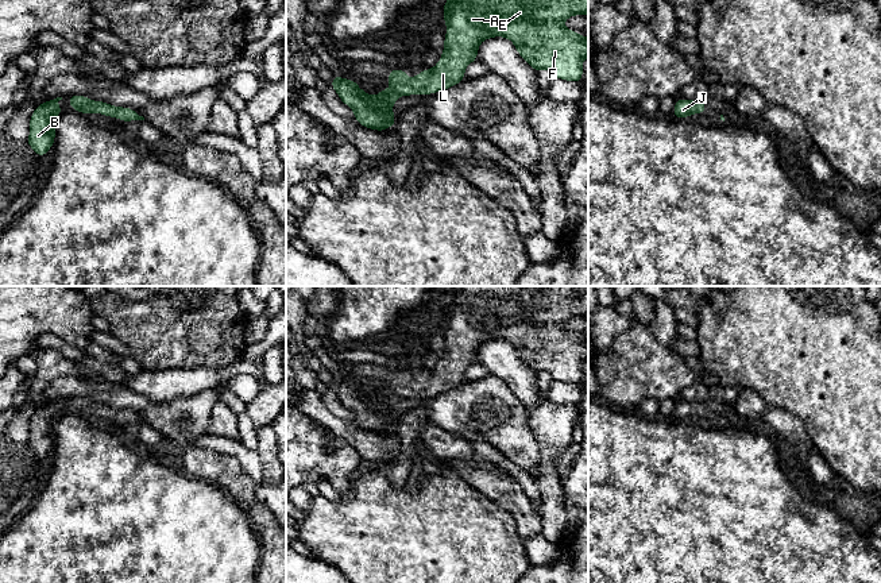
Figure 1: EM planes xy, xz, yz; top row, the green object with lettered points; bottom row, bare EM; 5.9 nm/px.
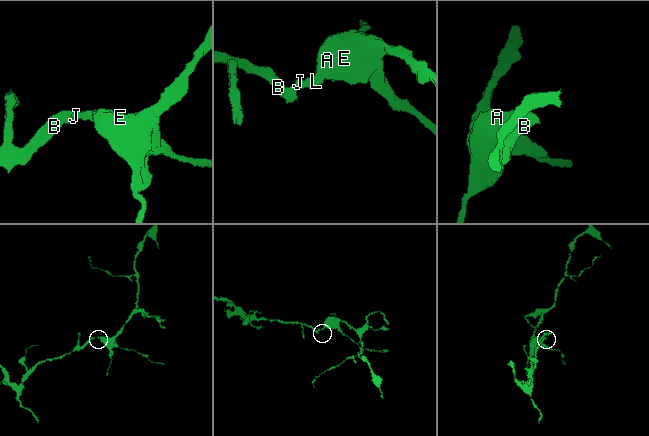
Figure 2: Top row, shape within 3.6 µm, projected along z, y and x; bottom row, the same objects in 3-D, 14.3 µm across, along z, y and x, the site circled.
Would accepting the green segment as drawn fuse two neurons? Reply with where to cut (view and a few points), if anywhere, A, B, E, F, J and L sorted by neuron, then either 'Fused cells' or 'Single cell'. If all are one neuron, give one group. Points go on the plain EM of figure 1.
No split. Groups: A B E F J L. Single cell

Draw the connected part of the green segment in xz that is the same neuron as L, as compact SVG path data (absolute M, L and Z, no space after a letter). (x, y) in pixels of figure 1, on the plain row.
M460 286L444 305L443 320L447 328L444 354L438 366L407 381L403 371L389 374L390 391L370 398L353 382L335 378L331 389L348 408L355 422L370 432L386 433L395 429L393 406L399 398L432 397L464 382L465 370L478 362L479 347L488 340L510 341L518 356L536 375L548 371L553 381L581 385L583 362L588 359L588 340L567 331L563 324L575 317L588 317L588 286Z

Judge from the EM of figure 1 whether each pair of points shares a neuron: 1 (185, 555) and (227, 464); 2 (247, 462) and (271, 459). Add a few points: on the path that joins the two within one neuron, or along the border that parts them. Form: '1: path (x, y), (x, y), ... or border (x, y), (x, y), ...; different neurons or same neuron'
1: border (186, 475), (212, 483), (227, 493), (240, 508); different neurons
2: border (255, 450), (261, 464), (262, 481), (259, 483); different neurons

